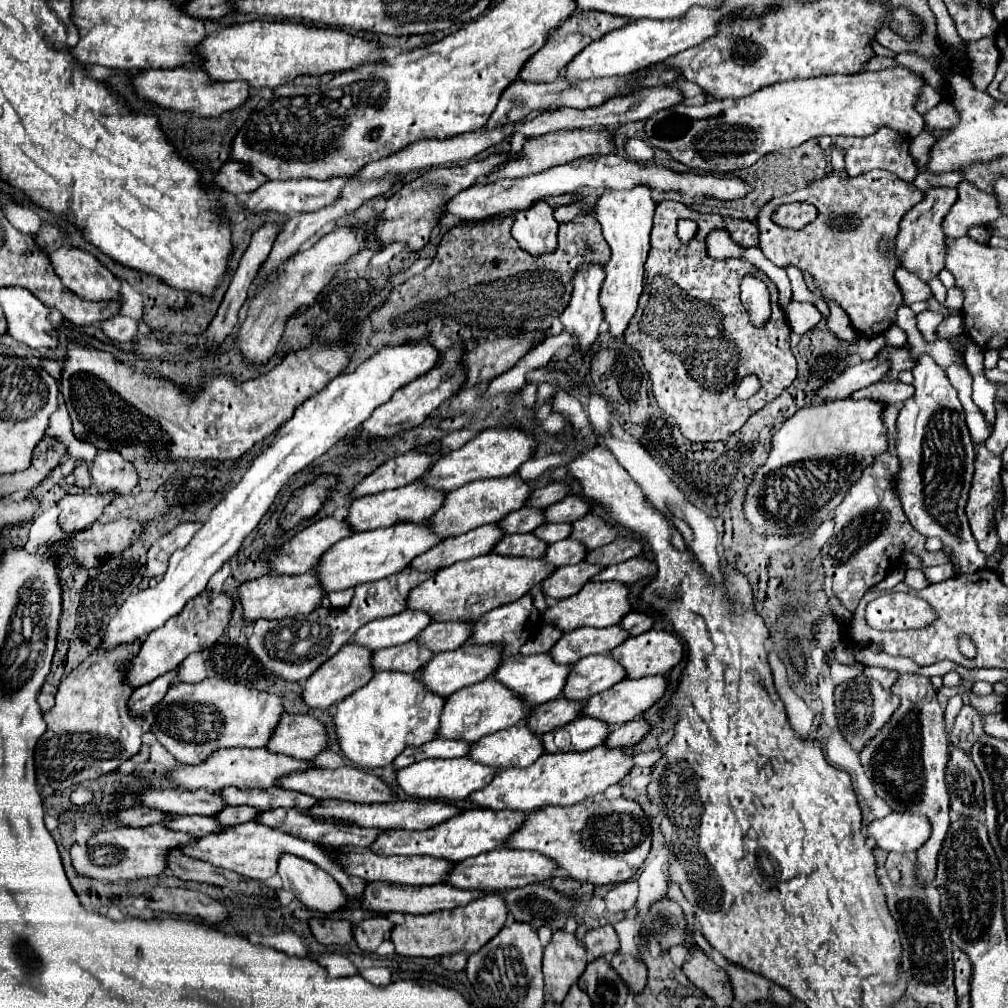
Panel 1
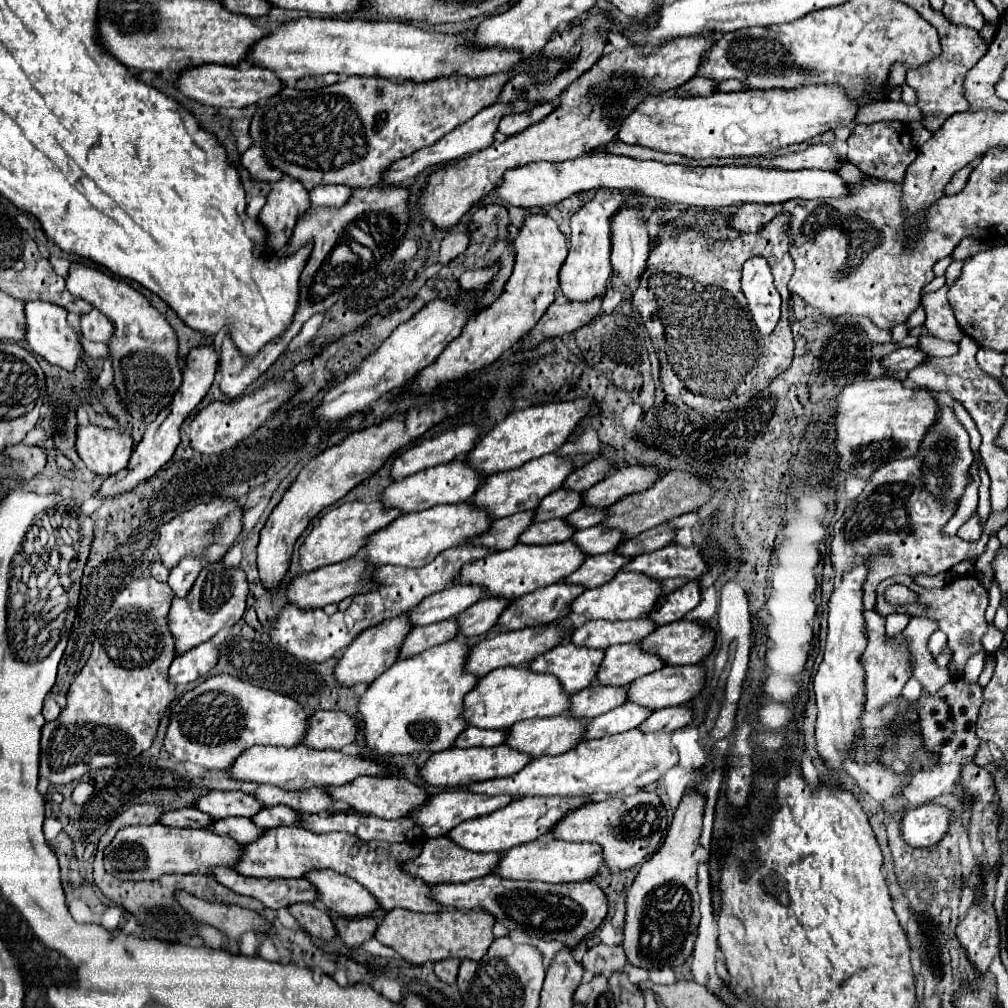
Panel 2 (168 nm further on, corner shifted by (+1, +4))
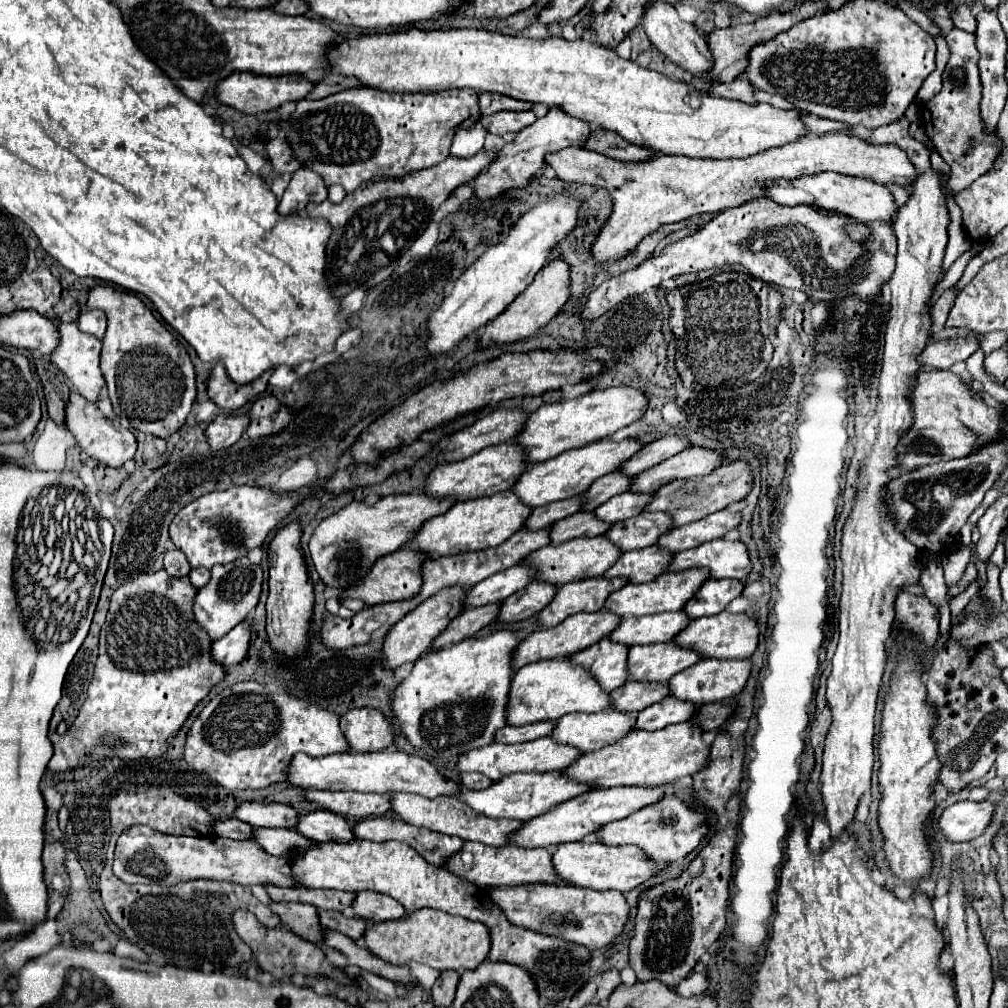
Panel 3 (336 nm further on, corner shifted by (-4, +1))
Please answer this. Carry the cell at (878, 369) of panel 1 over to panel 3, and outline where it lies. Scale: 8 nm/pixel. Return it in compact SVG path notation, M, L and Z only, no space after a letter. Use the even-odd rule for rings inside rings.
M959 335L945 341L931 341L921 353L921 365L933 369L949 369L957 361L965 361L979 349L975 335Z

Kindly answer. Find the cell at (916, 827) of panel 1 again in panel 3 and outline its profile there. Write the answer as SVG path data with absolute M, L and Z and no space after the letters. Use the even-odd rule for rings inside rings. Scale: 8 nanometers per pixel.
M959 801L939 817L939 829L949 841L971 841L979 837L991 823L995 803L991 801Z

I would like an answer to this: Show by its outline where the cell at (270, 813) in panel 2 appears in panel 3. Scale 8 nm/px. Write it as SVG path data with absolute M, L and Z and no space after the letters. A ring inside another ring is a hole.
M313 811L299 817L297 831L317 843L329 843L329 841L341 841L349 843L355 841L353 825L331 811Z

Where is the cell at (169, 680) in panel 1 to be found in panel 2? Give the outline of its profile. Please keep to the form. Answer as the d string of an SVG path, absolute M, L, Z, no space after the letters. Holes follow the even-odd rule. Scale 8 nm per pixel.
M204 642L172 660L168 668L168 680L180 686L194 682L196 678L204 676L216 664L216 660L218 660L218 648L212 642Z

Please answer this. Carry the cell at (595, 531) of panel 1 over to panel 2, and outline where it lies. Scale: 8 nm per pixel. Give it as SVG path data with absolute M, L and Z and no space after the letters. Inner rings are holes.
M670 472L664 478L660 478L654 484L654 488L644 490L644 492L634 494L634 496L626 496L624 500L618 500L614 506L608 508L606 520L600 524L604 528L620 530L622 542L626 542L628 538L644 532L648 528L654 528L670 518L698 510L710 496L712 496L712 488L706 482L700 482L698 478L694 478L692 474L686 474L686 472Z

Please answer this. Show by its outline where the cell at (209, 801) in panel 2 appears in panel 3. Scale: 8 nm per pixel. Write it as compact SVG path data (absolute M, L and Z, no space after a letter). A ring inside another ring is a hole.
M243 803L235 809L235 817L251 823L253 827L277 827L277 829L293 829L297 825L299 813L291 805L283 803Z

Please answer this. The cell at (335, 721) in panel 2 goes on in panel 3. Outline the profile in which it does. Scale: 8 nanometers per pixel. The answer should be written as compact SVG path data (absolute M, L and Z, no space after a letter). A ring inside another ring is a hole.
M373 707L353 709L341 717L341 729L351 745L351 751L383 751L395 743L393 725Z

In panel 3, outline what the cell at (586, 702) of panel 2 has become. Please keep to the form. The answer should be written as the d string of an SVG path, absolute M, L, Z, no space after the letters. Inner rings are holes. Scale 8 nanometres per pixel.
M627 681L623 687L611 691L613 709L623 713L639 713L641 709L663 701L669 697L667 683L649 683L649 681Z

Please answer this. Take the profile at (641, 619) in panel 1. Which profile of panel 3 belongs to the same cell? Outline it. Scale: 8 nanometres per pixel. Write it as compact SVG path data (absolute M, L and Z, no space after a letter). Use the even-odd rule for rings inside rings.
M709 579L685 605L685 613L689 619L717 615L743 593L743 587L745 583L741 579Z

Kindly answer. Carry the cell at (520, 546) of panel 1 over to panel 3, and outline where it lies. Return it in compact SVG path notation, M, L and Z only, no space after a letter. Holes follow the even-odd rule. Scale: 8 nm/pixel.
M579 511L575 515L569 515L569 517L553 523L551 543L559 545L559 543L565 543L575 537L597 537L597 535L607 533L611 527L613 525L605 525L605 521L597 521L597 517L593 517L593 511L589 511L589 513Z

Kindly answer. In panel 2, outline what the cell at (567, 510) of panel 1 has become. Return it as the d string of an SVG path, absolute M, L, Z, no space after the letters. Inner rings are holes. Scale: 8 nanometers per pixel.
M640 464L620 468L610 478L604 478L596 486L582 492L582 506L592 506L592 508L612 506L616 500L620 500L628 494L644 492L656 480L658 480L656 468L648 468L648 466L640 466Z

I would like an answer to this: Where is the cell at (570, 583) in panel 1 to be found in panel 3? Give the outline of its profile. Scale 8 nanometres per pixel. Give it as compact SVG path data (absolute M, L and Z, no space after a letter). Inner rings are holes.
M659 545L645 547L639 551L627 551L621 559L605 573L607 579L613 577L627 577L629 583L645 583L657 579L661 573L667 571L673 553L661 549Z

